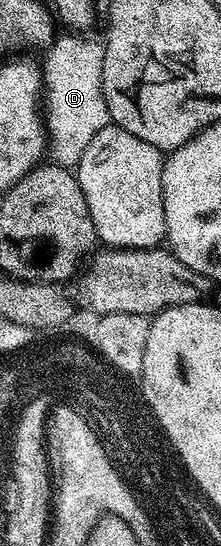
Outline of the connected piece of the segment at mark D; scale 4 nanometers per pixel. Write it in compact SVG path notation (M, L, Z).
M81 34L58 35L47 49L49 57L43 60L43 119L51 156L62 168L76 169L83 150L87 150L91 138L111 123L109 107L101 89L100 43L85 40Z

